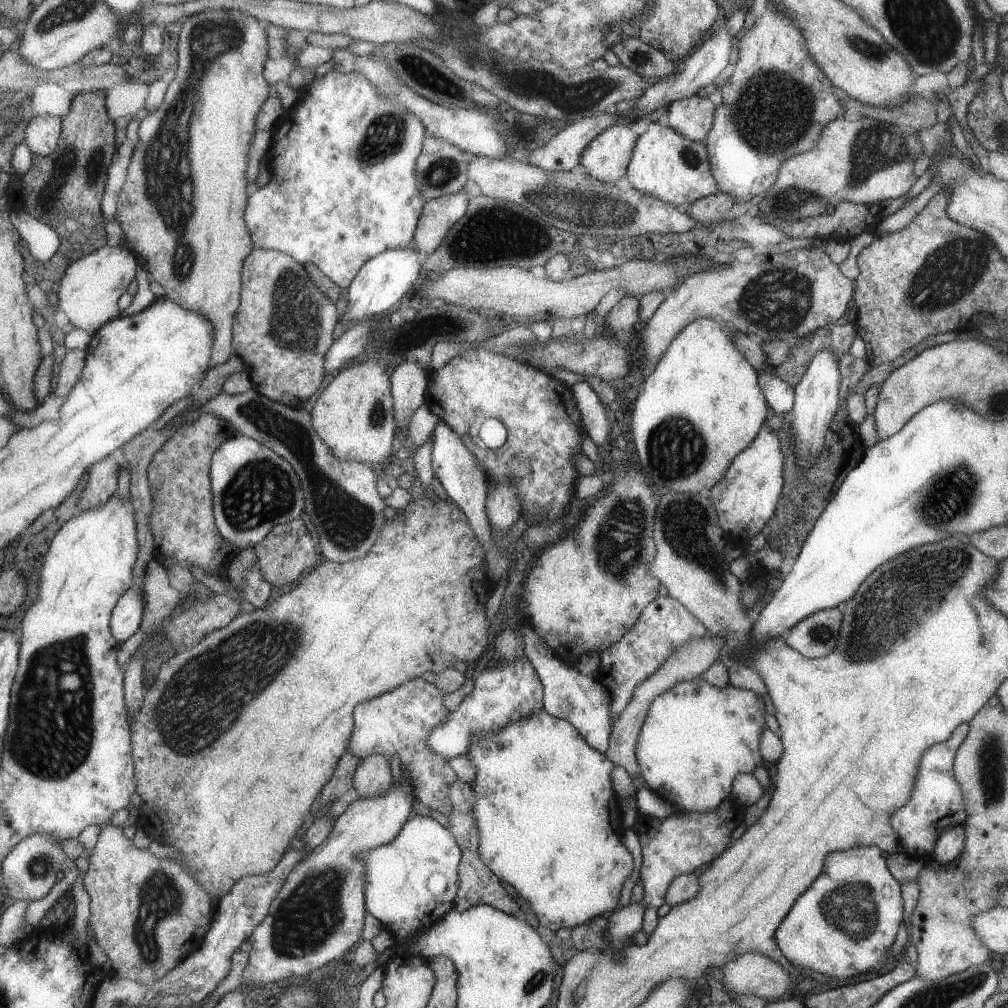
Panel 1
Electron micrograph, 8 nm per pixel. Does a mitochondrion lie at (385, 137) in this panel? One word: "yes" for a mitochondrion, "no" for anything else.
yes

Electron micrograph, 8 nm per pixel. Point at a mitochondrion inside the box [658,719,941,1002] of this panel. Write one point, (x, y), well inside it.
(852, 910)

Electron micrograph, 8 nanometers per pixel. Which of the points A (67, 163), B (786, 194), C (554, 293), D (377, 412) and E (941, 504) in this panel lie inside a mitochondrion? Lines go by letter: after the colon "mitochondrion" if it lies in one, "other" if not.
A: mitochondrion
B: mitochondrion
C: other
D: mitochondrion
E: mitochondrion

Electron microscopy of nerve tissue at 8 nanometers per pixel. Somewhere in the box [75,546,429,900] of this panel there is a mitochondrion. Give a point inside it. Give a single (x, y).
(207, 693)

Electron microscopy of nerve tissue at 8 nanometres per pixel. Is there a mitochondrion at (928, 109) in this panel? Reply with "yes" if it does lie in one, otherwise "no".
no

